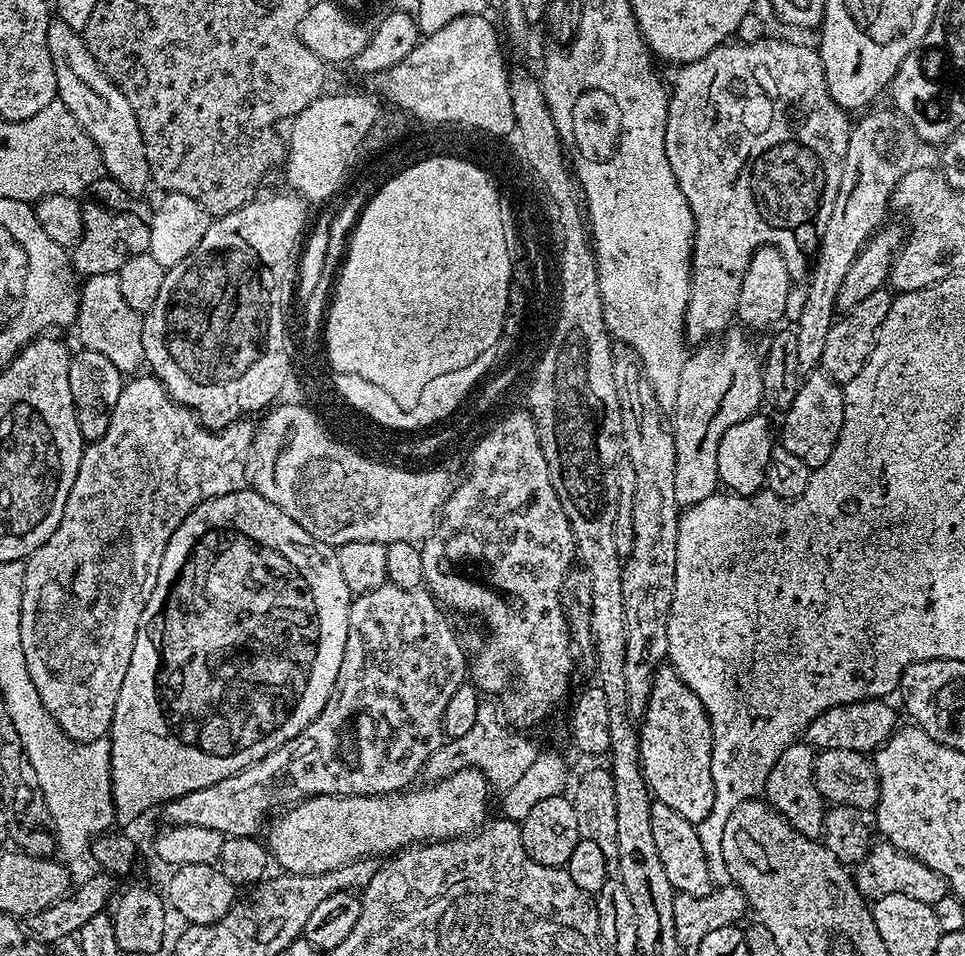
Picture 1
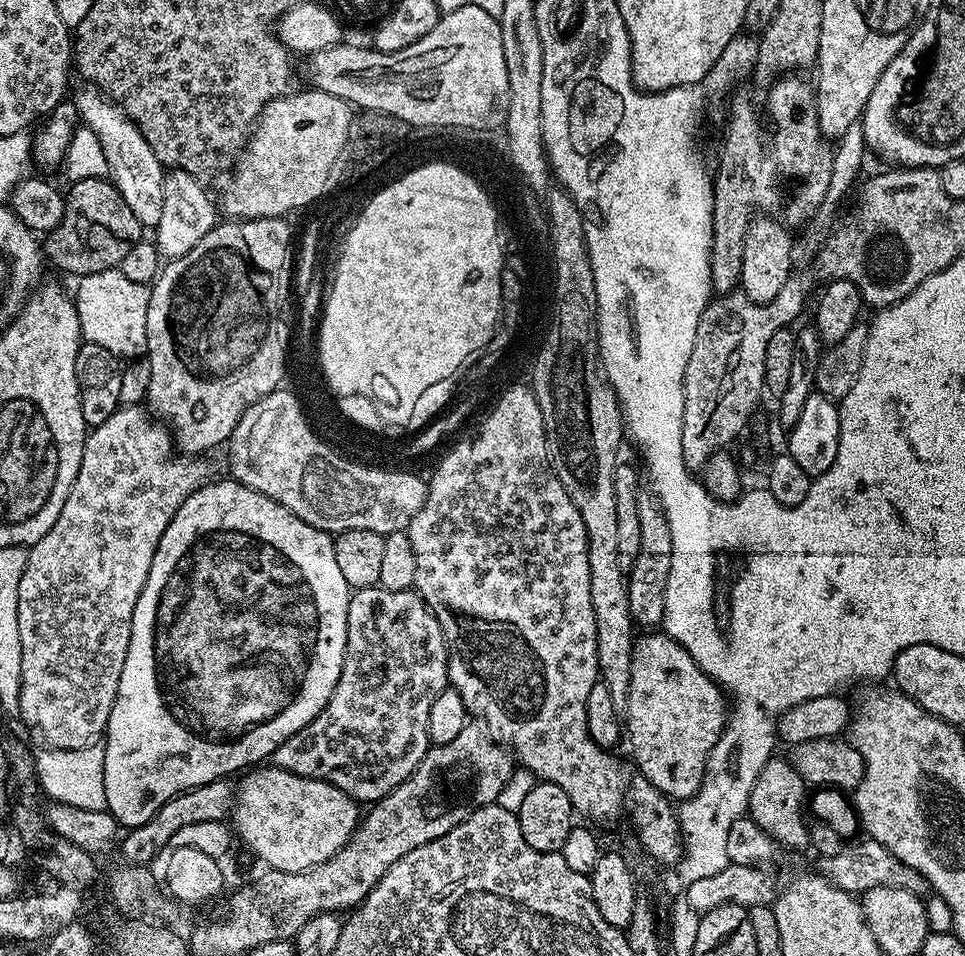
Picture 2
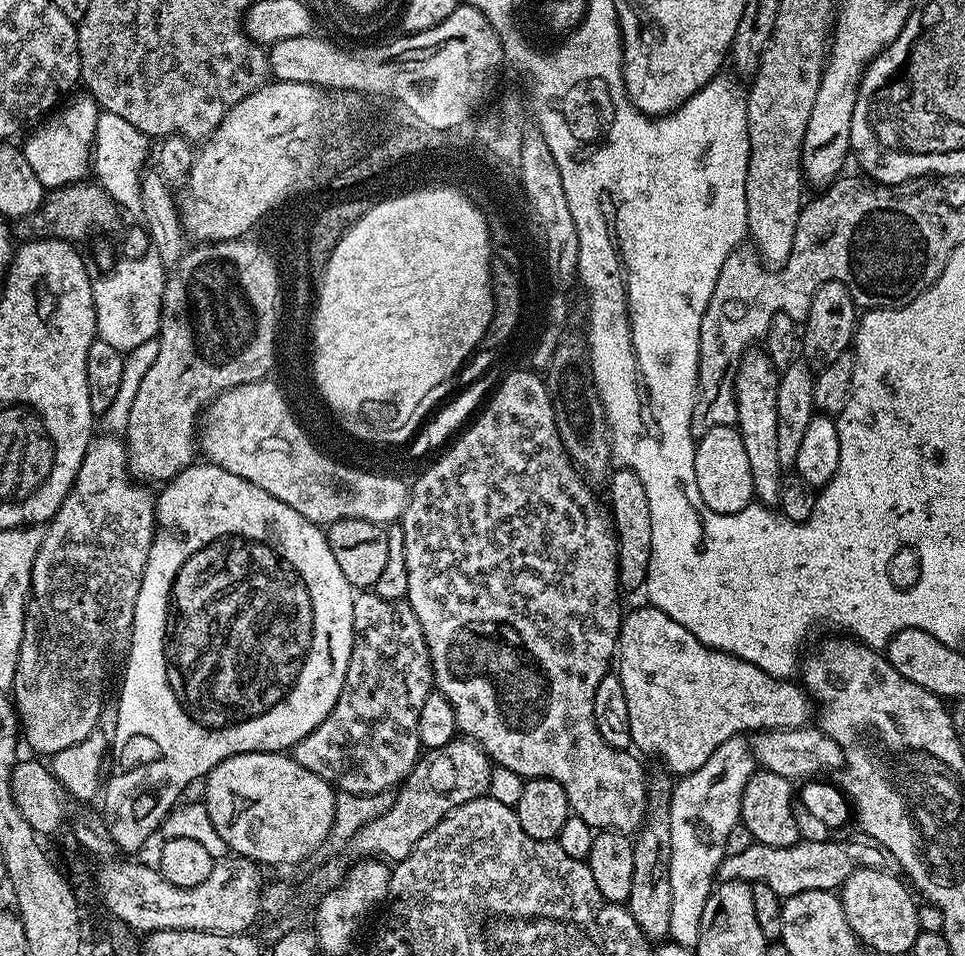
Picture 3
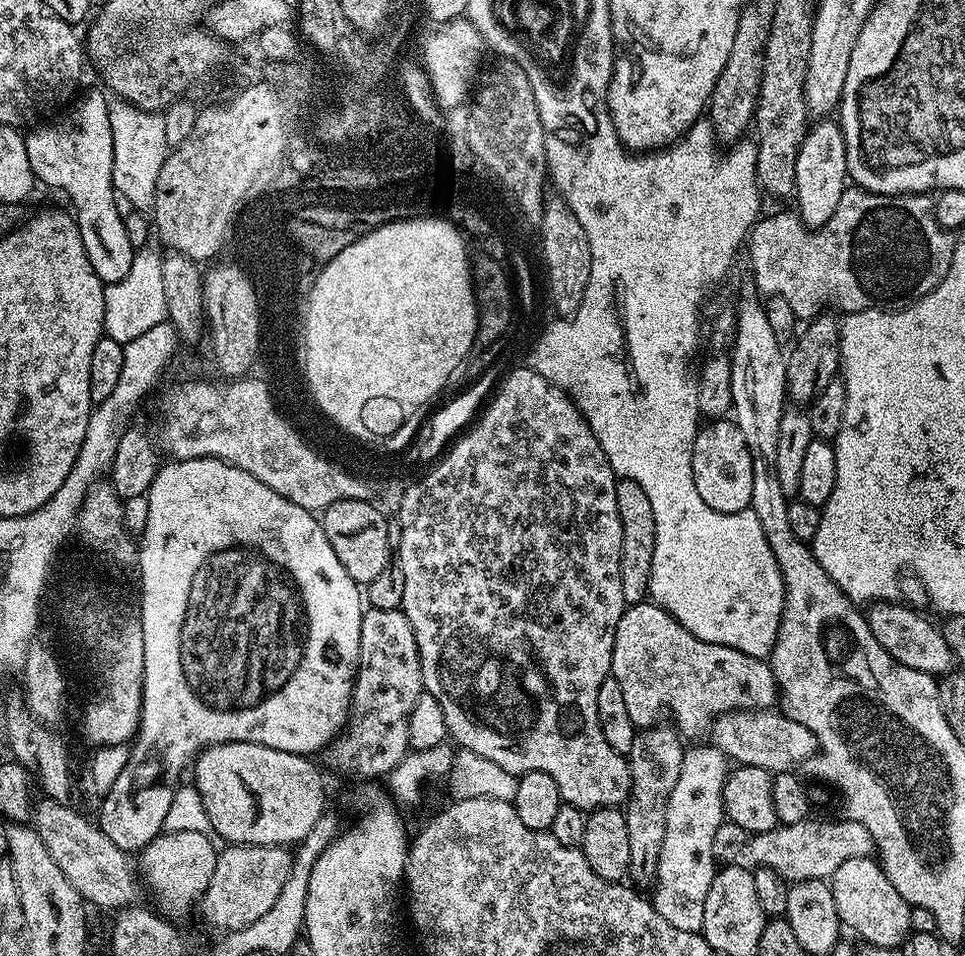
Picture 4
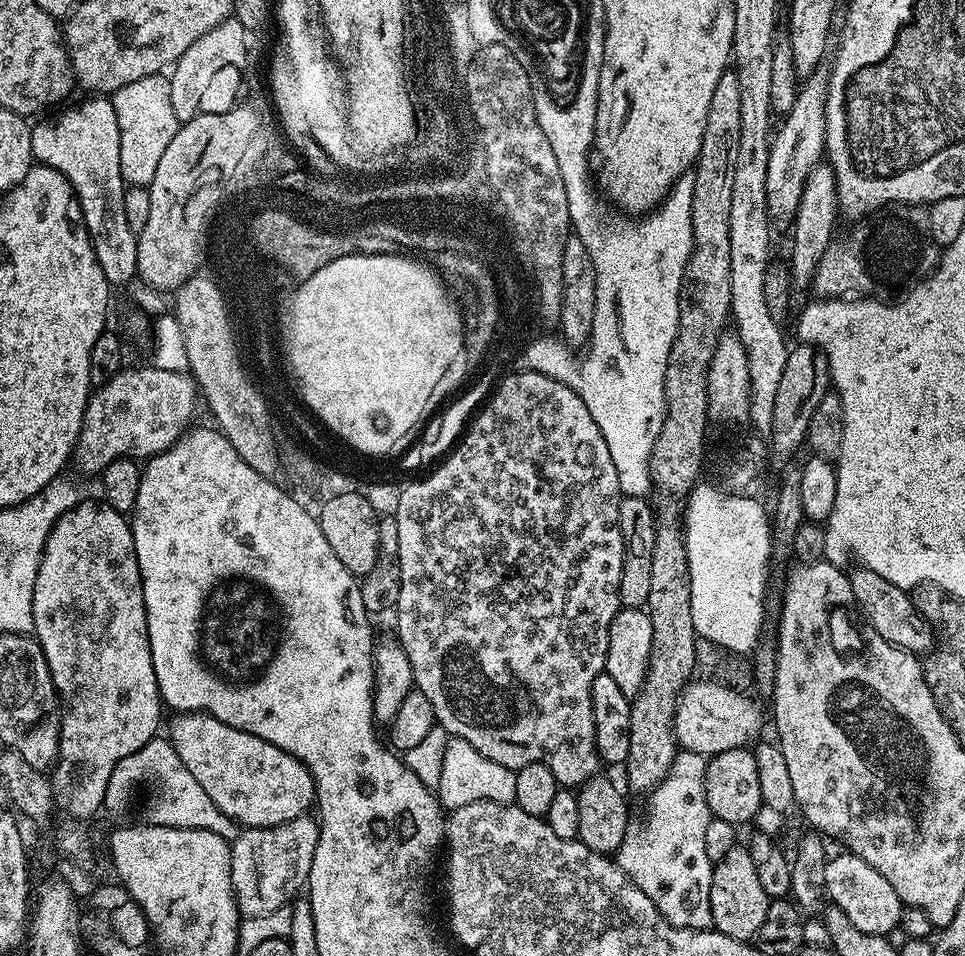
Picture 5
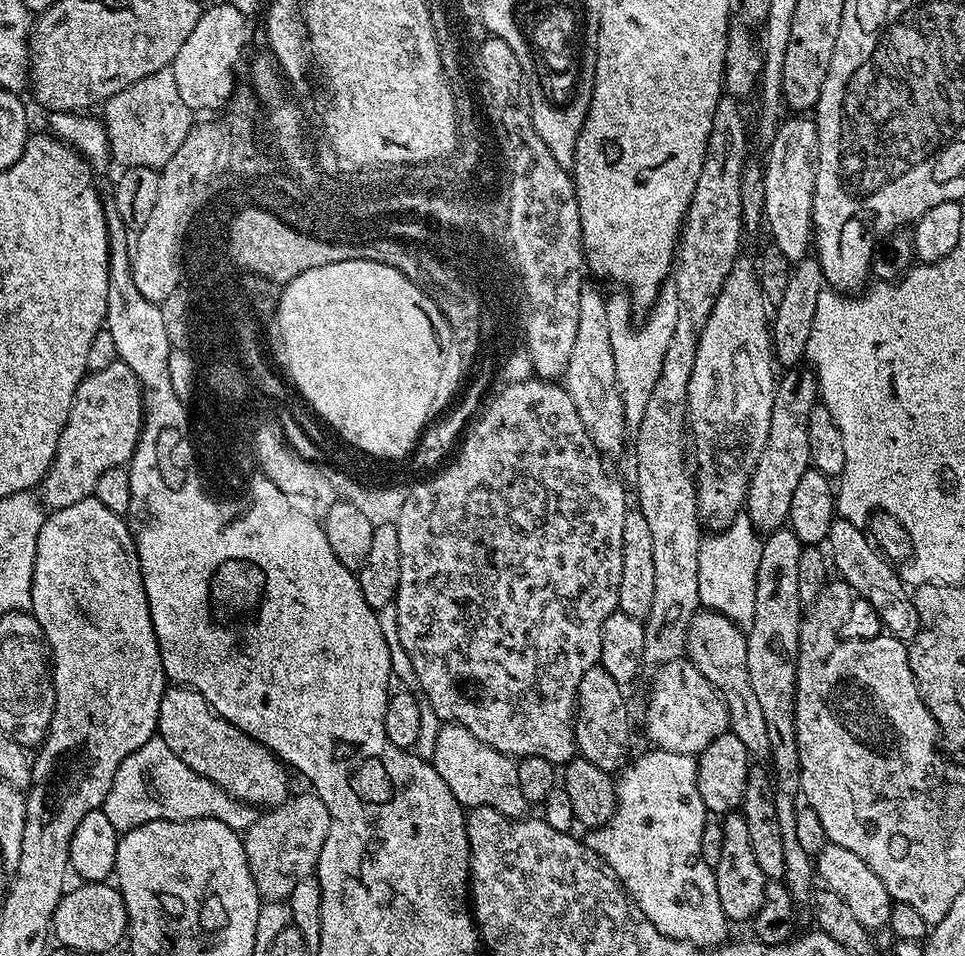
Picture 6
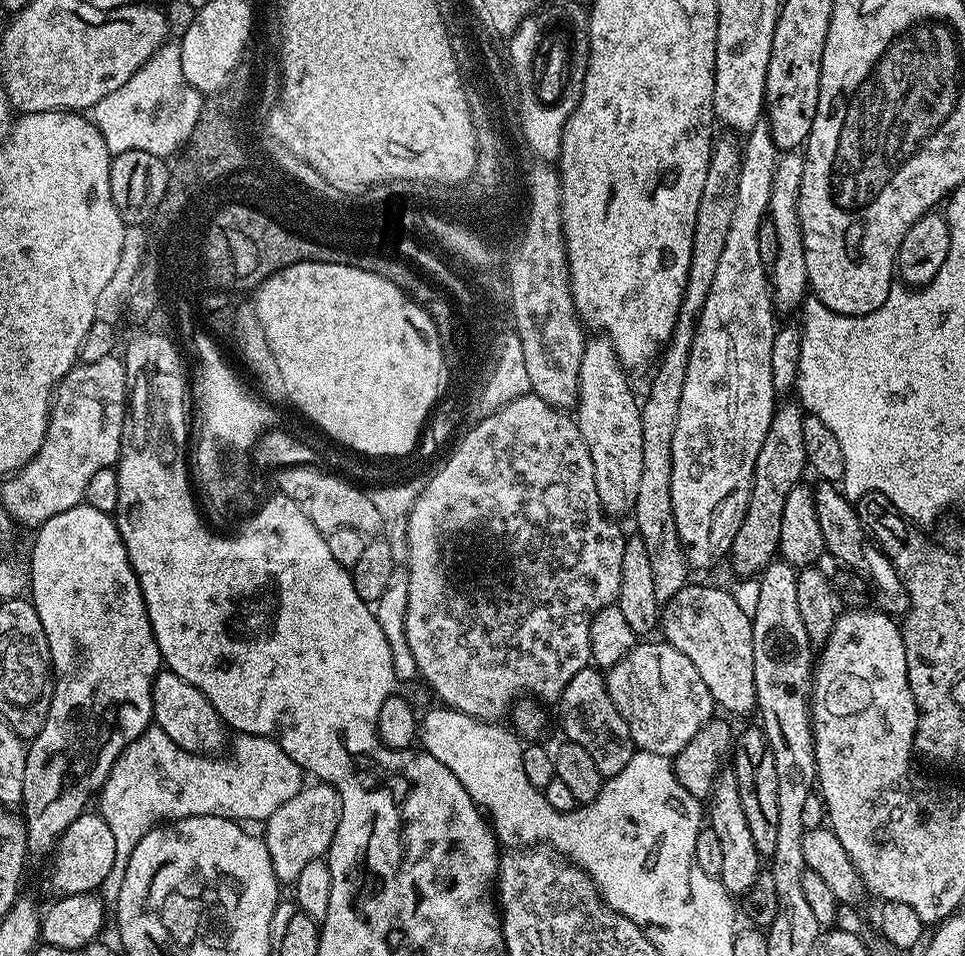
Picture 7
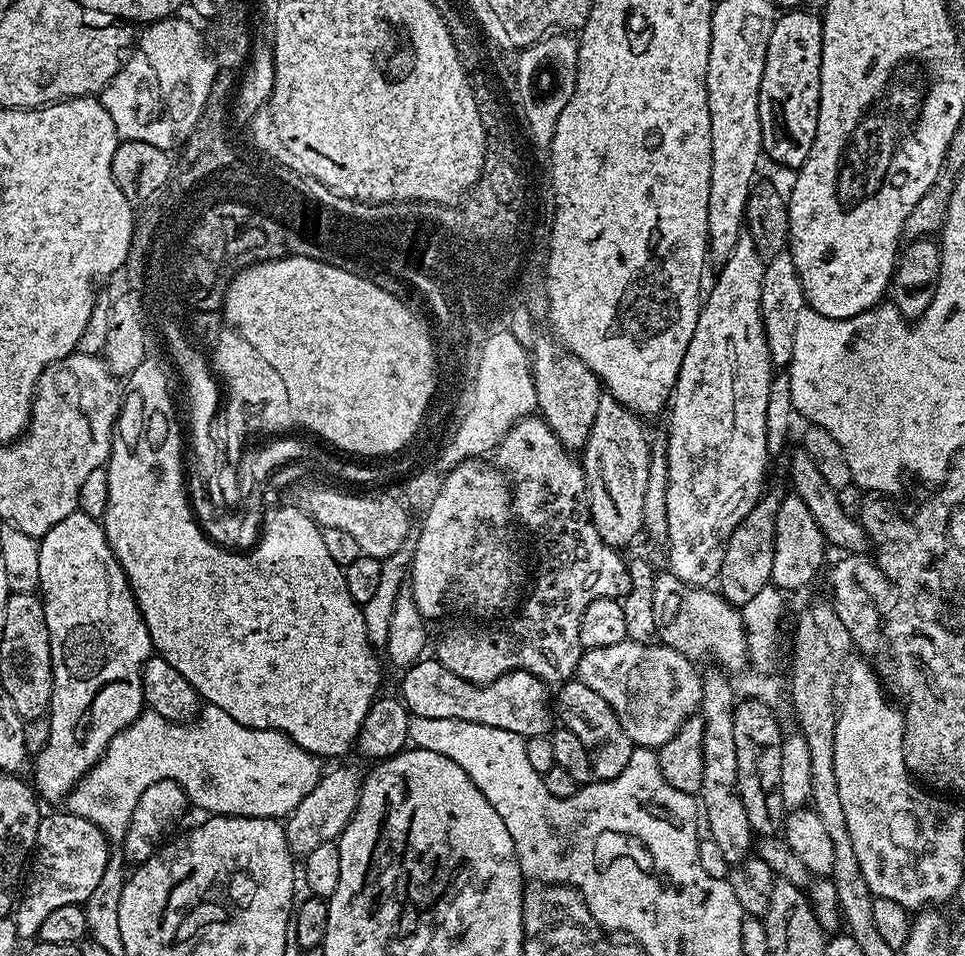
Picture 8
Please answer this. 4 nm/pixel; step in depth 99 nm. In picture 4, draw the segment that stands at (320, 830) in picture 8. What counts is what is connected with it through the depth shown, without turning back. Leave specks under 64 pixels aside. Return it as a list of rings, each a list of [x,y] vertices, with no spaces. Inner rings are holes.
[[[233,844],[225,847],[216,857],[214,878],[206,886],[198,901],[198,909],[216,928],[228,928],[229,933],[250,926],[278,902],[286,878],[290,878],[293,853],[284,846],[254,846]]]

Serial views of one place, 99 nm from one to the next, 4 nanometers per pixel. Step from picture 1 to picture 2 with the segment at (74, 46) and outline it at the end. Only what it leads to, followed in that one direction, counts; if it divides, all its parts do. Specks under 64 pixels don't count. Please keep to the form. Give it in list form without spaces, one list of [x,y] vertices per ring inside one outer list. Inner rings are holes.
[[[80,82],[76,88],[74,103],[83,127],[92,131],[95,143],[102,153],[107,175],[121,192],[134,218],[144,226],[157,225],[162,215],[163,180],[166,169],[158,162],[158,158],[154,158],[150,142],[142,138],[138,126],[132,119],[116,103],[102,95],[93,84]]]

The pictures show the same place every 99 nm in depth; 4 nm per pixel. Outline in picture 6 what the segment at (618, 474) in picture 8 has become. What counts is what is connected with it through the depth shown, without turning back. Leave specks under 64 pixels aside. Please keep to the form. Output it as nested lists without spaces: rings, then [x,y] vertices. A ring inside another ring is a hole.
[[[581,283],[578,294],[578,330],[574,334],[574,347],[570,362],[562,377],[562,386],[578,410],[578,418],[590,434],[594,446],[605,457],[611,458],[615,452],[624,448],[624,431],[629,431],[629,424],[624,417],[624,407],[614,374],[614,352],[610,346],[610,326],[606,318],[608,305],[605,293],[600,293],[594,285]]]

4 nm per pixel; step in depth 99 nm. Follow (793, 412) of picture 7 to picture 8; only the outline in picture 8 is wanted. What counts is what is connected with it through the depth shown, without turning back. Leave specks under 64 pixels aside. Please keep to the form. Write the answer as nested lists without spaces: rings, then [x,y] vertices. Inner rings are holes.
[[[769,487],[756,501],[756,505],[738,522],[734,534],[730,534],[728,545],[722,558],[722,570],[718,577],[718,591],[727,604],[741,610],[746,602],[752,601],[763,587],[772,584],[774,570],[774,538],[776,537],[776,519],[782,492]]]

